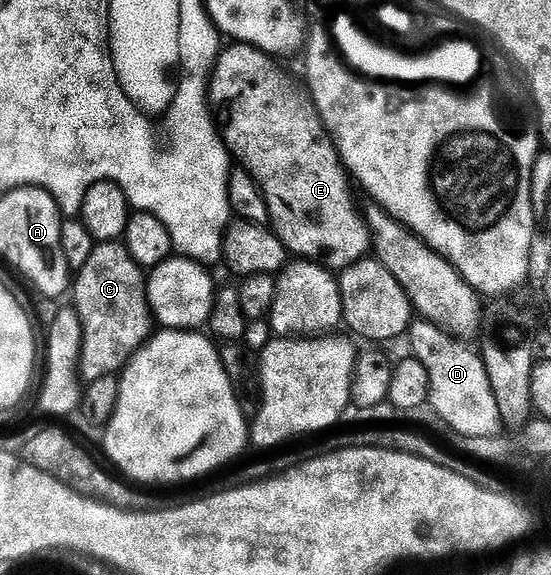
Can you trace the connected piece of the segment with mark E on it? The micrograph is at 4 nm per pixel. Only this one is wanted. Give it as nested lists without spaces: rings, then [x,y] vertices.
[[[239,43],[231,44],[230,47],[223,48],[214,63],[208,78],[208,101],[215,110],[226,109],[226,126],[223,124],[220,129],[222,140],[231,158],[258,185],[267,203],[269,228],[273,229],[286,250],[295,258],[313,261],[331,271],[341,271],[363,260],[372,249],[370,231],[359,209],[357,211],[354,207],[354,199],[346,183],[347,170],[322,118],[317,112],[297,105],[286,94],[277,67],[262,50]]]

